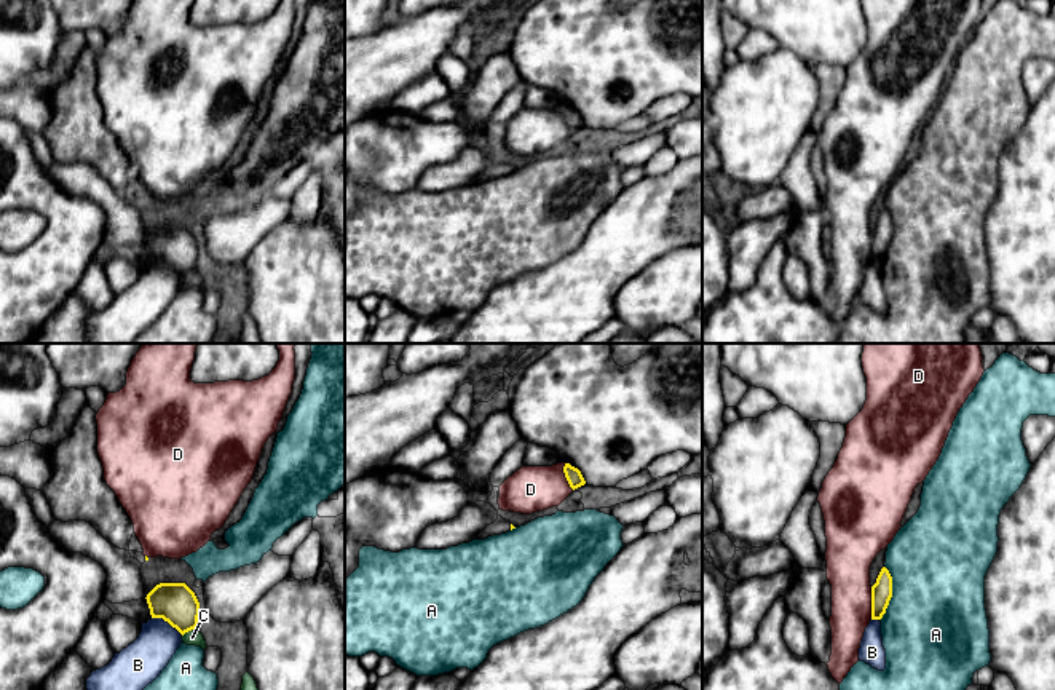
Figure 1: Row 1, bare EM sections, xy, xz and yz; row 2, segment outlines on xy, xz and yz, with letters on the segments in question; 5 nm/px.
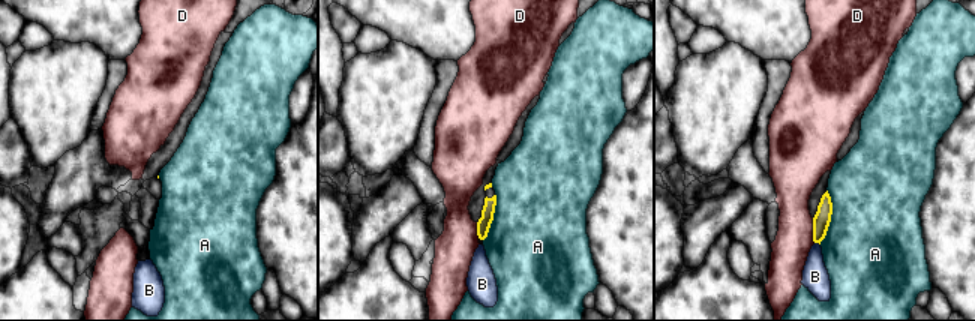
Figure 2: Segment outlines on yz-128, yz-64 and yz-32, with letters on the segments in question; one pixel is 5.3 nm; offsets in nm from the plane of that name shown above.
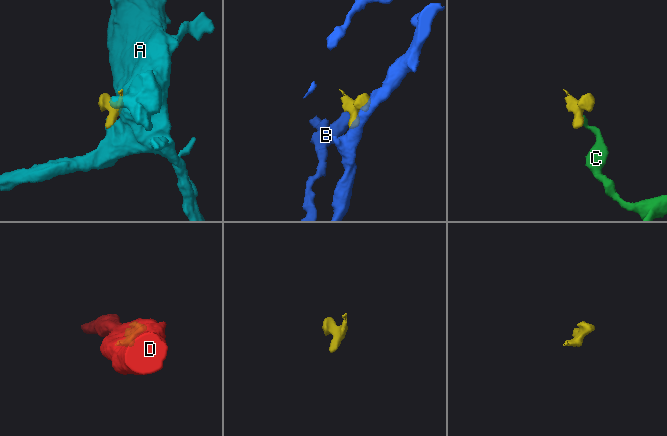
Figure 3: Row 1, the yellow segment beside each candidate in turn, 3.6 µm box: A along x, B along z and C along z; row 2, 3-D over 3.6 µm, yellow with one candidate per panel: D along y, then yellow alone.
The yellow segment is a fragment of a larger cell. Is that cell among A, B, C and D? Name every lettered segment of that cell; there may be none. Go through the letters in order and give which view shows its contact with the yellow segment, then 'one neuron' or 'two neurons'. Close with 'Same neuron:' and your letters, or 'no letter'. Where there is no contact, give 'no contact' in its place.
A: contact in yz; two neurons
B: contact in xy; two neurons
C: contact in xy; two neurons
D: contact in yz; two neurons
Same neuron: no letter

